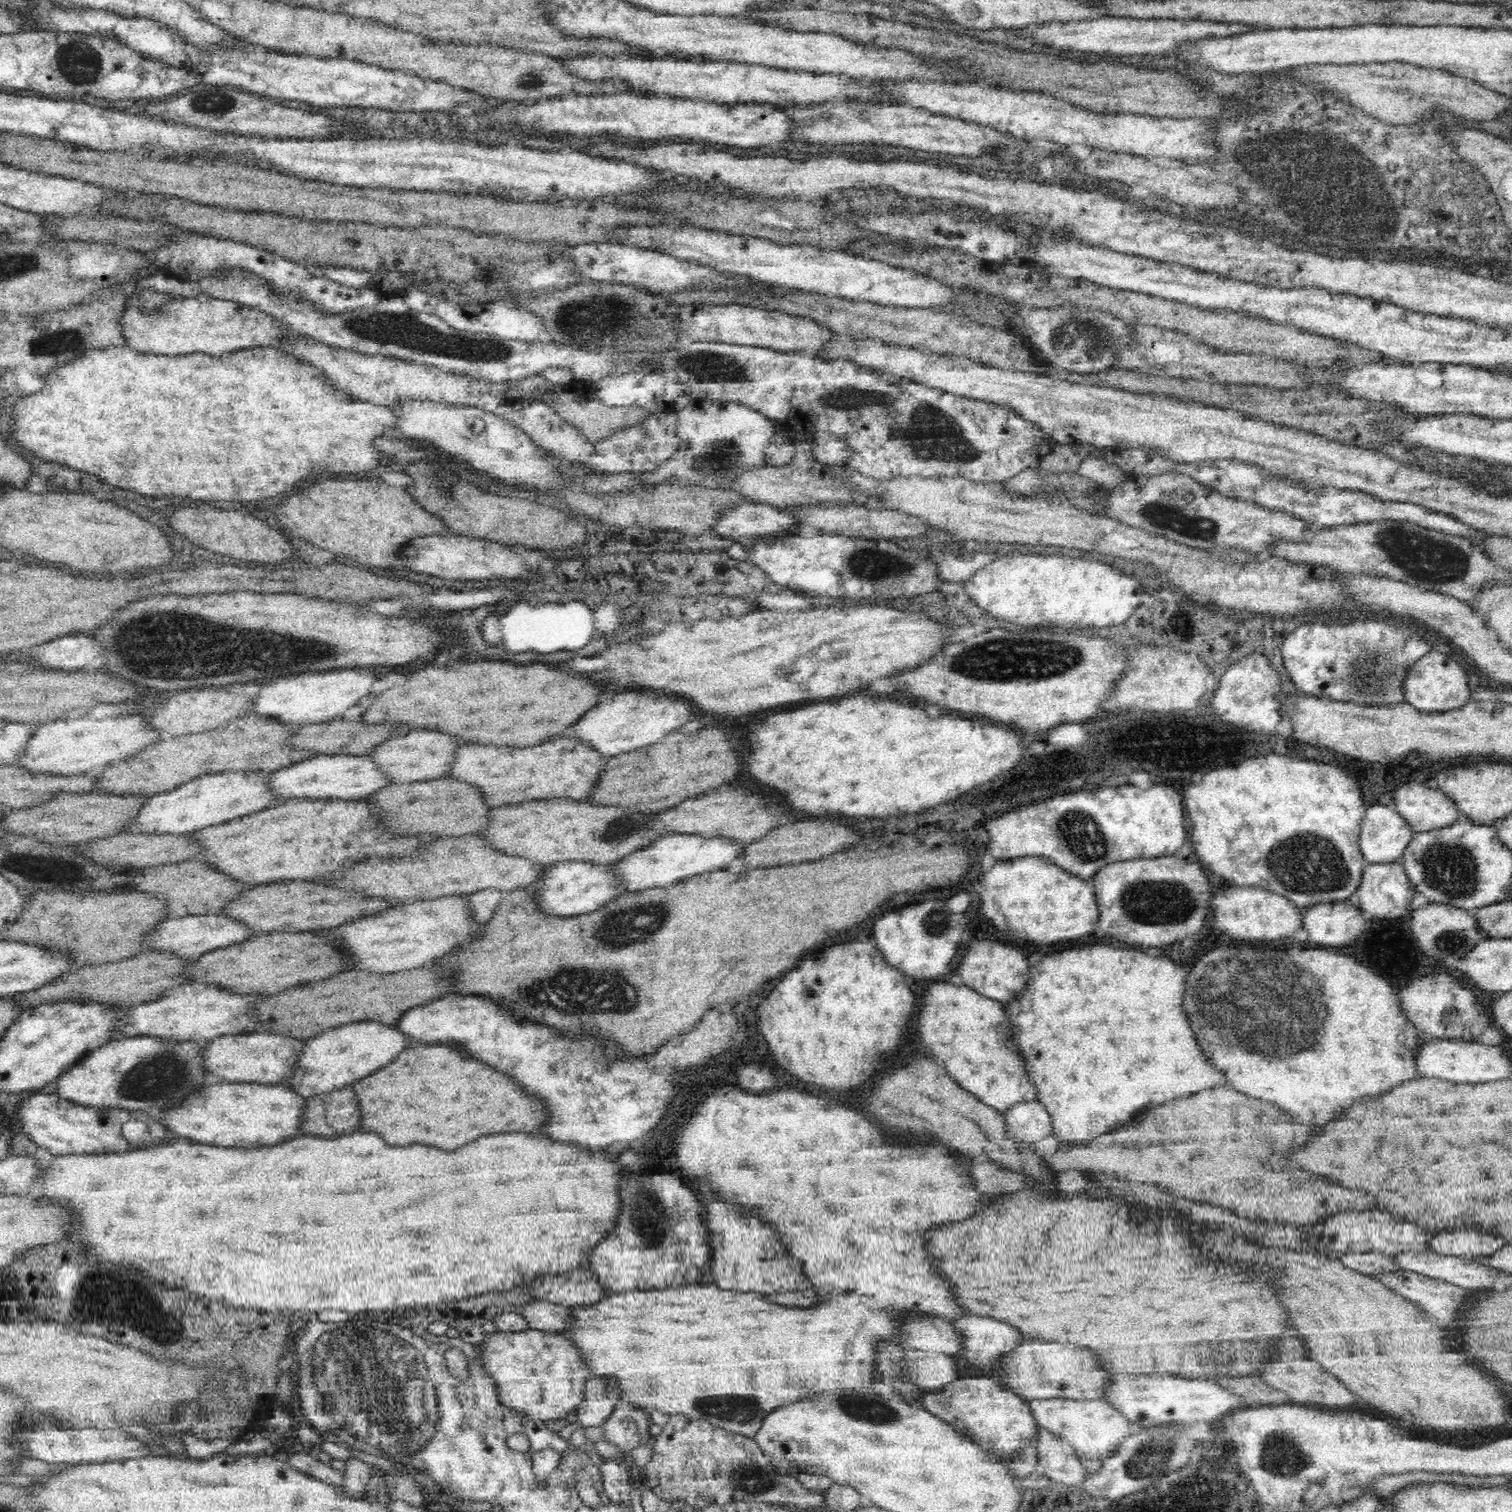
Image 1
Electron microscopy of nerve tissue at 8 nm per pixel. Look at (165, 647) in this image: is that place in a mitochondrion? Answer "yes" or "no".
yes

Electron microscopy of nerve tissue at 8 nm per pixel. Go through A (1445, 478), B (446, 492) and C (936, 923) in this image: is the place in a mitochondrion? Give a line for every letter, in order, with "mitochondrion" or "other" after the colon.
A: other
B: mitochondrion
C: mitochondrion

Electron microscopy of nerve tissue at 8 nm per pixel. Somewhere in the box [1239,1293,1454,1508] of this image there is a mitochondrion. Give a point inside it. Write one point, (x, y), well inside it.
(1281, 1455)

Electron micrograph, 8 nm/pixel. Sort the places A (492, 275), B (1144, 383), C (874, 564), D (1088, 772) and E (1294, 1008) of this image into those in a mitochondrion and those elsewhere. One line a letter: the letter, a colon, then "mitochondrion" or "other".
A: mitochondrion
B: other
C: mitochondrion
D: other
E: mitochondrion

